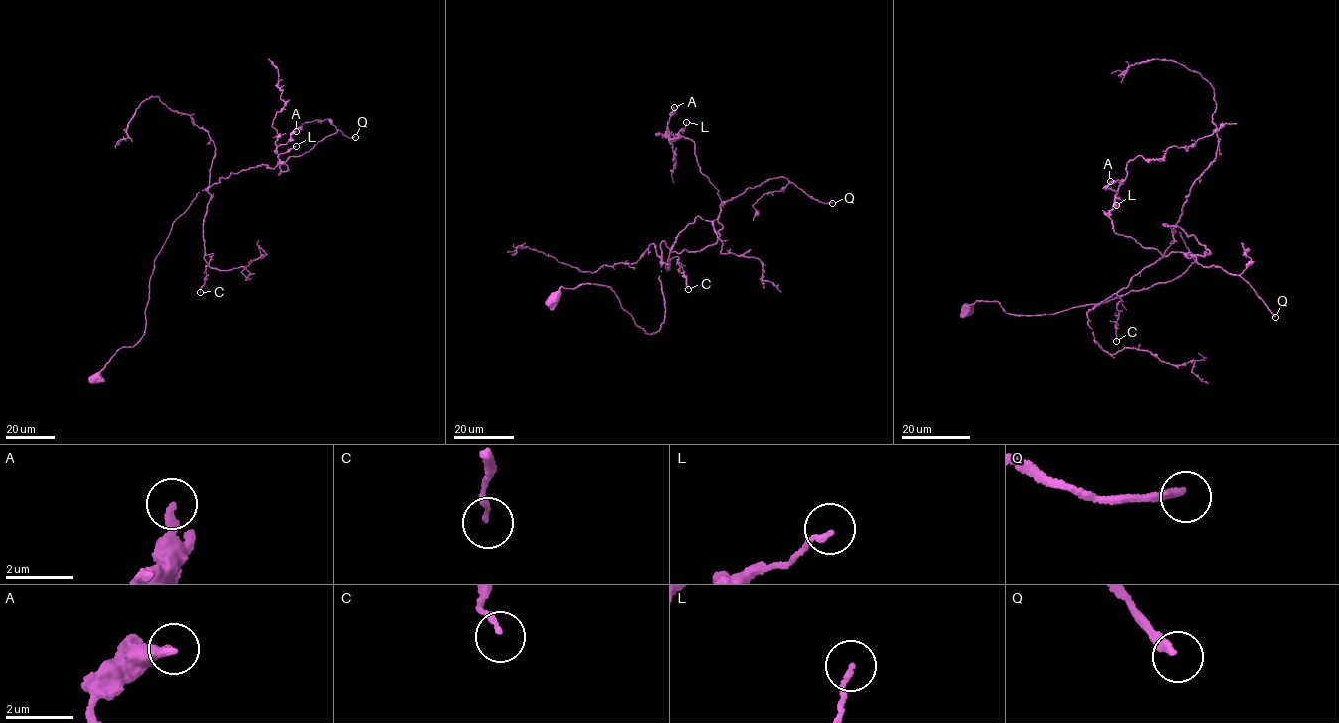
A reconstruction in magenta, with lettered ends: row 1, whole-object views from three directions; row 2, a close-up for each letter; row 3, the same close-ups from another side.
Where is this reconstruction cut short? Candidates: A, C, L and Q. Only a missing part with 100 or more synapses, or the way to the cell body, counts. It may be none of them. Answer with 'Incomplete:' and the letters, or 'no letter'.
Incomplete: Q

